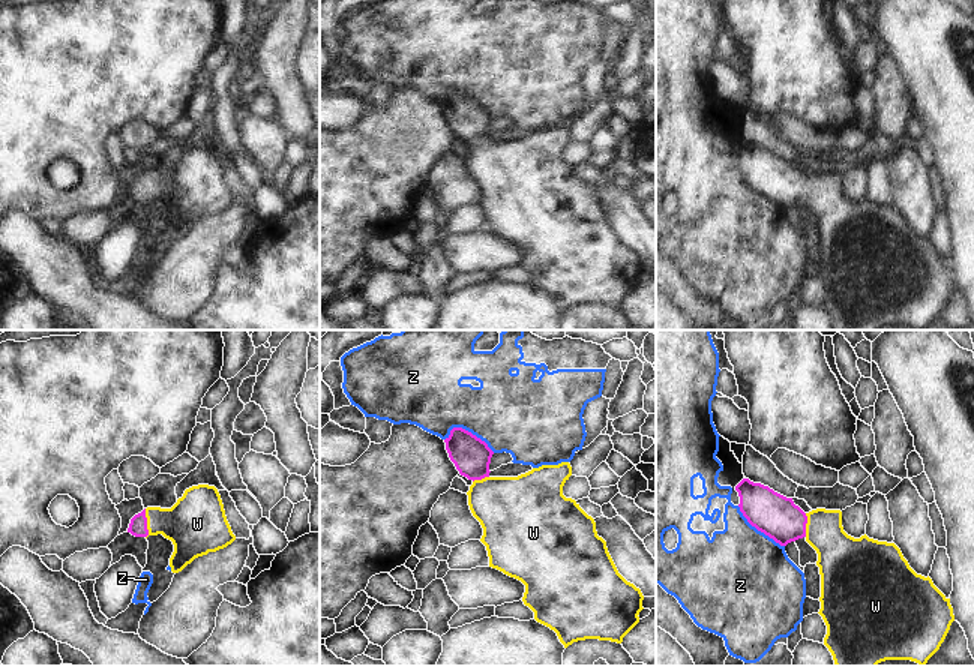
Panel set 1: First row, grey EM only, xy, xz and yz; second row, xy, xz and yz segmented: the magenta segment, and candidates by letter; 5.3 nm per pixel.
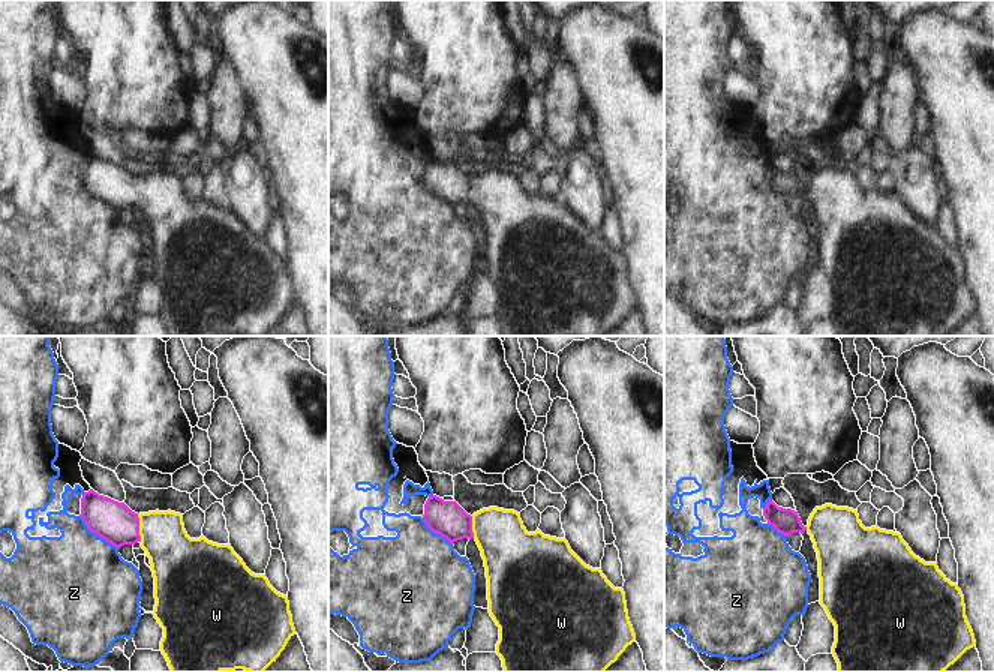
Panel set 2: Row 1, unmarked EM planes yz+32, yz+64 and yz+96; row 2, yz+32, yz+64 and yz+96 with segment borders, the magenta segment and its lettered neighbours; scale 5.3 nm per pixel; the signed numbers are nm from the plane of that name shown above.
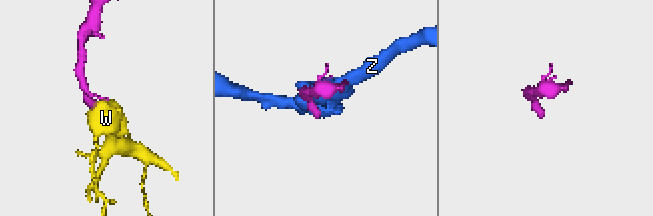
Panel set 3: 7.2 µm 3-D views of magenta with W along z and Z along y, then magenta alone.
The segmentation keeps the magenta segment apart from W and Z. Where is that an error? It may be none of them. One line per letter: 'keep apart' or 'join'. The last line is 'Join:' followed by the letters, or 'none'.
W: join
Z: keep apart
Join: W

